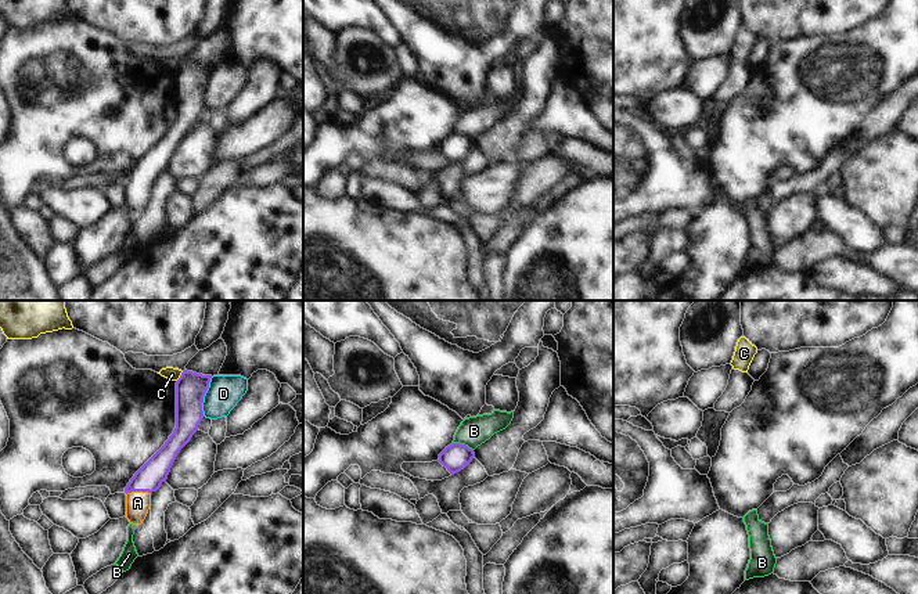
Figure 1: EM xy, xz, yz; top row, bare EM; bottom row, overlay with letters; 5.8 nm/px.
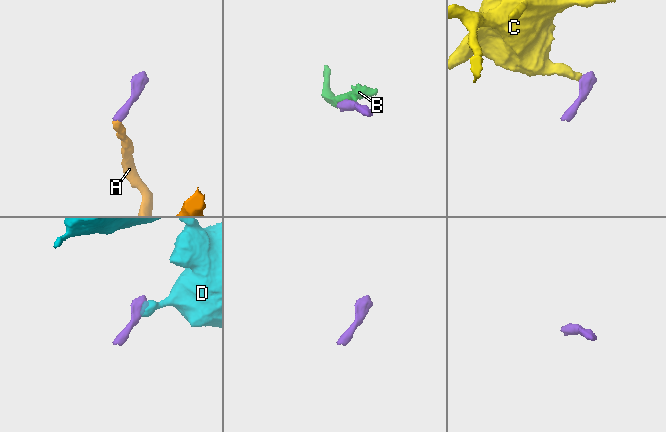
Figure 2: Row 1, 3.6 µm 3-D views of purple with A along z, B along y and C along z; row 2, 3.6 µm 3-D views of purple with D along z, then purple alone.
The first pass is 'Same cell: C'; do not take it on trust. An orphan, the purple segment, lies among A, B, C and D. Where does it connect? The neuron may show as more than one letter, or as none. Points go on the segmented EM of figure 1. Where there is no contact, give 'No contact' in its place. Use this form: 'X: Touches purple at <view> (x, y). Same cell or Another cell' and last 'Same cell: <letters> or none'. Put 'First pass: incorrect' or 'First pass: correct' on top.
First pass: incorrect
A: Touches purple at xy (137, 490). Same cell
B: Touches purple at xz (463, 445). Another cell
C: Touches purple at xy (180, 375). Another cell
D: Touches purple at xy (204, 395). Another cell
Same cell: A.

